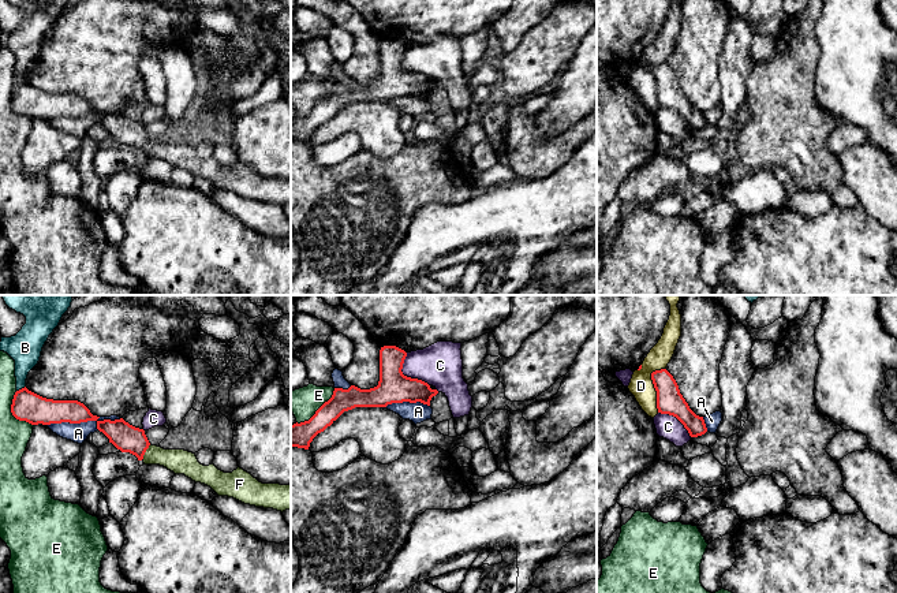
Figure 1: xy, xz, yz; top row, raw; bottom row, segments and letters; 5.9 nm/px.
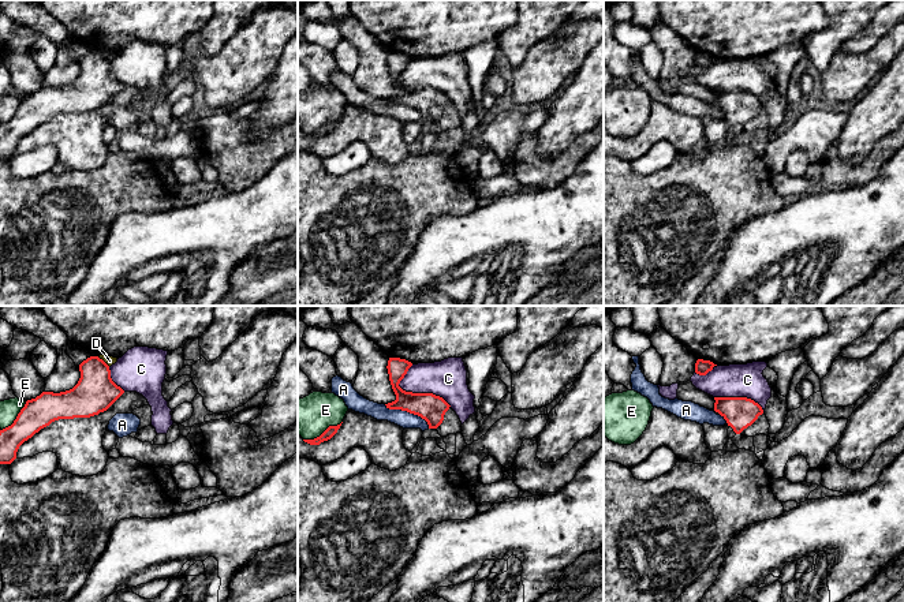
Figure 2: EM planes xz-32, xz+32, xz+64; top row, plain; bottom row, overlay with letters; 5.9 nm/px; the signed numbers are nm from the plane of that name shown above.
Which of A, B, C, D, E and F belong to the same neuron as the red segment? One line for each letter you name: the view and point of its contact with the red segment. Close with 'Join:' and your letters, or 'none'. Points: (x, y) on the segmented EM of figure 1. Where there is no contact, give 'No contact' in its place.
F: Touches red at xy (145, 451)
Join: F

